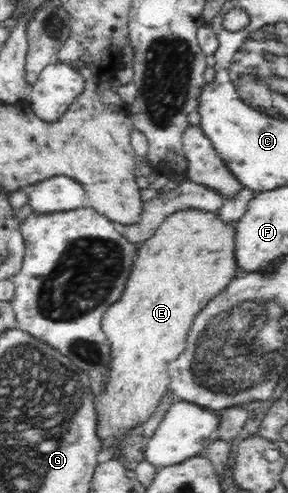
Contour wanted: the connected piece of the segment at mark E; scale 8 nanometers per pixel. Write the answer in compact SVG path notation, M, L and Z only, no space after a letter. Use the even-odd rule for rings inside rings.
M182 209L182 211L176 211L172 215L168 215L166 219L158 226L158 229L154 232L154 235L150 239L141 242L136 253L136 261L131 266L129 272L128 281L126 283L126 289L122 293L121 299L118 299L112 307L106 309L106 313L102 315L102 331L110 342L110 356L112 361L109 363L107 369L108 377L106 377L106 383L104 387L100 389L100 393L94 393L94 407L96 412L96 418L98 418L98 431L97 436L104 441L104 447L113 449L117 445L117 440L122 439L123 436L129 435L135 428L141 427L146 420L156 411L156 407L162 398L167 394L169 389L169 372L167 371L169 363L178 359L179 356L186 350L187 337L192 328L193 321L196 315L206 307L207 303L218 296L222 291L226 290L230 281L240 275L237 271L237 263L234 257L235 254L235 224L224 223L219 217L217 212L214 211L202 211L201 209Z

